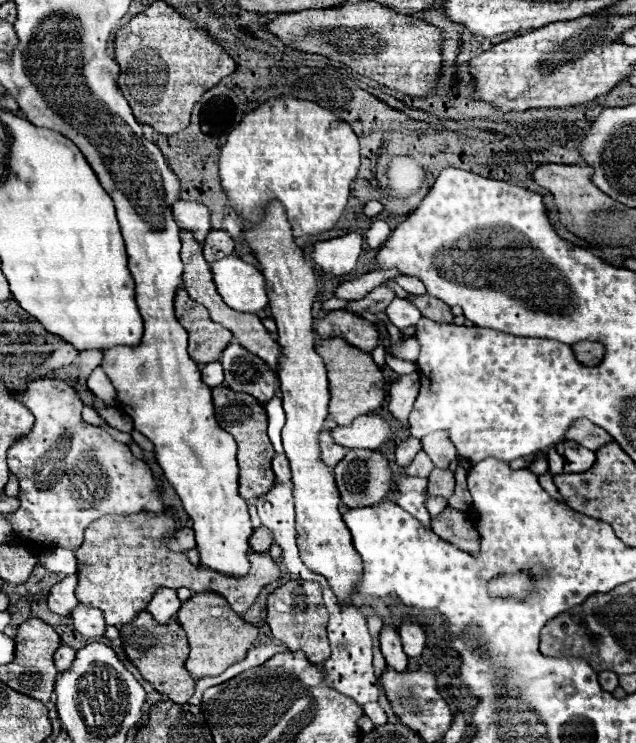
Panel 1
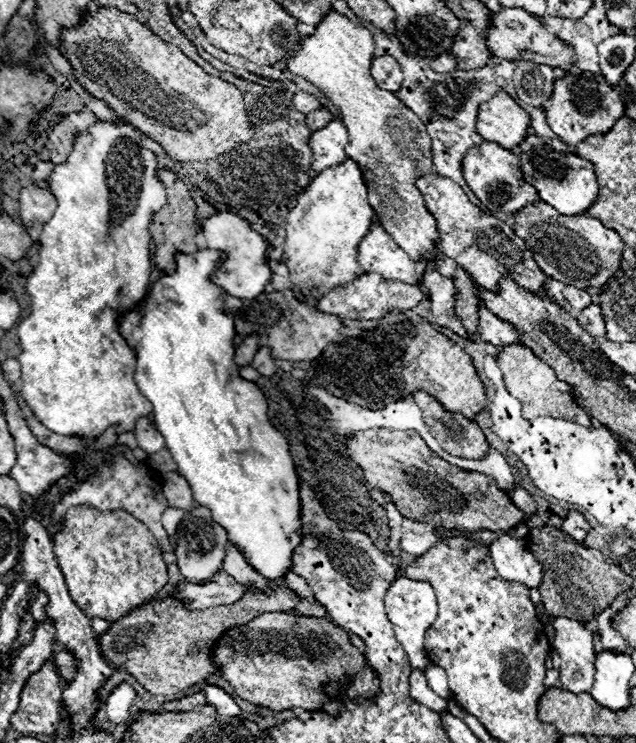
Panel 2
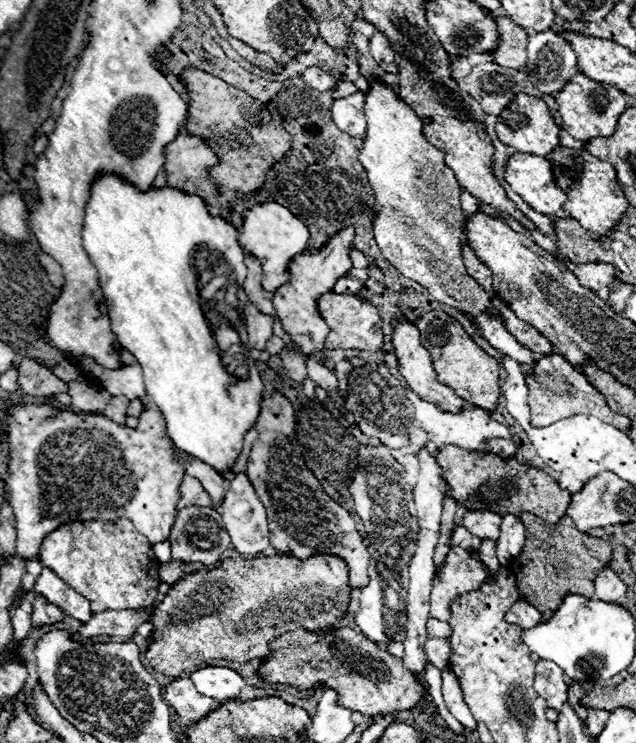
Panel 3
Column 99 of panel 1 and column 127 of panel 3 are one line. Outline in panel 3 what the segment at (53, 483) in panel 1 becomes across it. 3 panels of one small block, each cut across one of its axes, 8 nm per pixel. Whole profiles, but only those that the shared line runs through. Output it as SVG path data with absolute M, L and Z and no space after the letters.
M14 404L14 406L8 406L8 434L6 434L6 442L10 446L8 450L8 478L4 480L6 482L6 490L8 490L8 502L14 510L14 520L16 520L16 552L24 558L38 558L38 548L42 544L42 538L46 534L50 534L52 530L56 530L58 526L64 526L64 524L72 524L72 522L86 522L86 520L108 520L108 522L114 522L118 518L130 518L134 522L134 526L138 528L138 532L142 532L152 544L156 542L162 542L162 540L168 540L170 536L170 528L174 524L174 518L176 518L176 504L178 504L178 496L180 496L180 482L182 478L186 476L184 472L184 464L180 460L176 460L178 454L184 454L188 460L196 460L194 456L186 454L186 452L178 452L178 448L174 448L174 444L168 440L168 432L166 432L166 420L160 412L158 406L152 406L148 410L144 410L140 416L138 416L138 426L136 428L126 428L126 426L120 426L116 424L114 420L106 418L104 414L102 416L96 416L96 414L90 414L90 412L64 412L60 408L54 408L50 404Z

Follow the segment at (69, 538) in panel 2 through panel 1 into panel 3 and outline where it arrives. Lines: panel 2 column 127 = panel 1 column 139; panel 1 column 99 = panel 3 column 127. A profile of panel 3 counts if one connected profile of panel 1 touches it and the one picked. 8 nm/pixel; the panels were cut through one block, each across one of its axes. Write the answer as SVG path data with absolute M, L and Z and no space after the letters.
M88 520L60 526L42 540L40 562L54 570L78 594L88 598L94 614L152 606L158 598L160 562L152 552L152 544L130 520Z

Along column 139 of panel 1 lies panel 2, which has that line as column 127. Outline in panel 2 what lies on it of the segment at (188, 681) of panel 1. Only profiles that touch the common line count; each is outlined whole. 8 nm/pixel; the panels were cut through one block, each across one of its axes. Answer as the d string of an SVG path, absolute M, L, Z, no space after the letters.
M266 582L266 588L248 588L242 600L206 610L190 610L176 596L154 598L142 608L134 608L128 616L112 622L108 632L100 636L102 654L108 662L126 668L148 692L176 694L198 680L208 678L220 666L212 660L212 648L234 626L244 626L254 616L264 612L290 612L296 608L300 596L282 582Z

